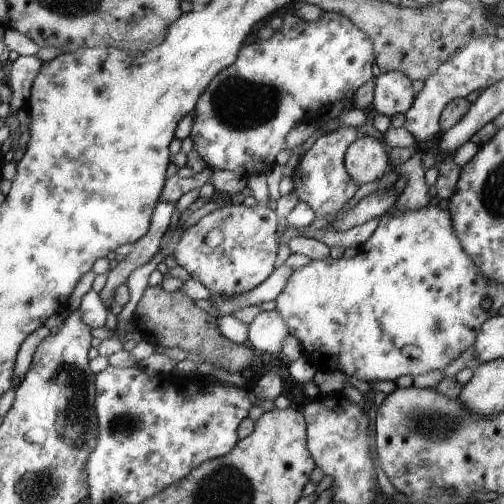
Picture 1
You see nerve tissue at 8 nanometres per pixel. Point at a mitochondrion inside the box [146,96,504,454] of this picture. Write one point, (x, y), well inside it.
(430, 423)

